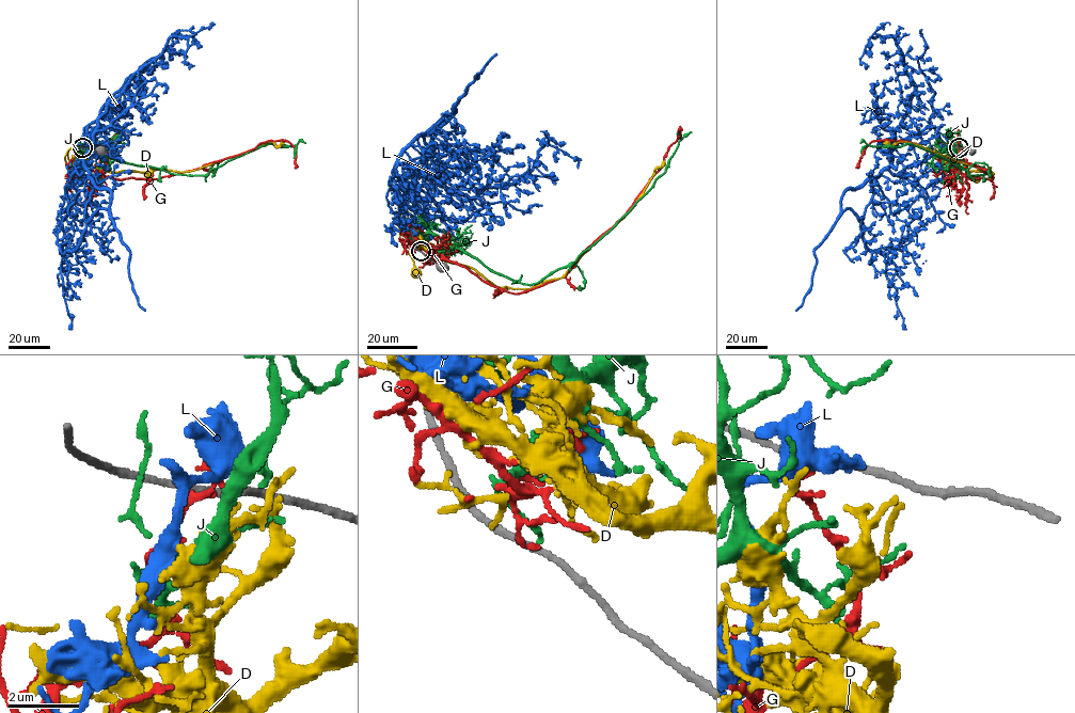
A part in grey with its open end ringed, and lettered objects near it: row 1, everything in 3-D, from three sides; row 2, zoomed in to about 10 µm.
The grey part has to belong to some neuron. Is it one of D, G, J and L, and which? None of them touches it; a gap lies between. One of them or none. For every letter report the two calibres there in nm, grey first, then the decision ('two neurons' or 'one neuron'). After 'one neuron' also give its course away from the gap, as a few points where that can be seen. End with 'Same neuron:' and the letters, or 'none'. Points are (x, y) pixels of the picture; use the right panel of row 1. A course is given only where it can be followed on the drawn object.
D: 160 nm thick on the grey side, 200 nm on the other; two neurons
G: 160 nm thick on the grey side, 130 nm on the other; two neurons
J: 160 nm thick on the grey side, 130 nm on the other; one neuron; it runs (958, 151), (934, 154), (950, 156), (985, 173), (970, 175), (952, 161), (911, 144), (867, 145), (860, 158)
L: 160 nm thick on the grey side, 360 nm on the other; two neurons
Same neuron: J

